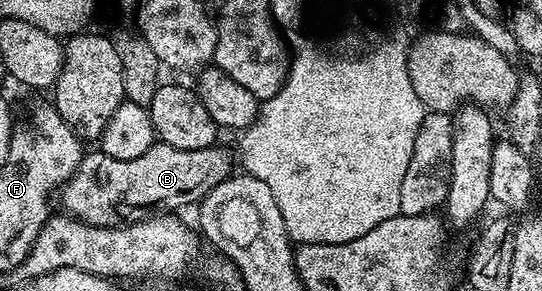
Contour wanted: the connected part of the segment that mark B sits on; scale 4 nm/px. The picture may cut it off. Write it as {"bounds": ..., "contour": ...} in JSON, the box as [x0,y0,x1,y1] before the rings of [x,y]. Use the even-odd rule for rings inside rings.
{"bounds":[62,143,233,225],"contour":[[[163,143],[150,146],[145,154],[136,159],[114,159],[101,151],[89,152],[80,161],[76,173],[62,190],[64,205],[69,214],[75,215],[87,225],[127,225],[134,221],[143,221],[157,211],[180,211],[183,205],[195,206],[214,187],[233,176],[232,153],[217,143],[202,147],[198,151],[186,151],[170,147]]]}

